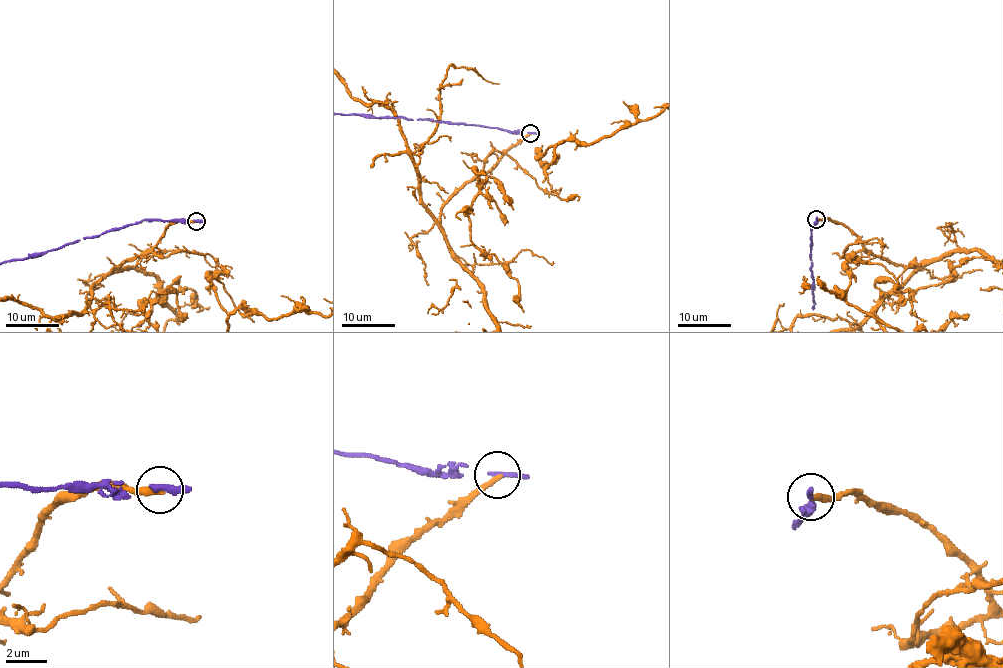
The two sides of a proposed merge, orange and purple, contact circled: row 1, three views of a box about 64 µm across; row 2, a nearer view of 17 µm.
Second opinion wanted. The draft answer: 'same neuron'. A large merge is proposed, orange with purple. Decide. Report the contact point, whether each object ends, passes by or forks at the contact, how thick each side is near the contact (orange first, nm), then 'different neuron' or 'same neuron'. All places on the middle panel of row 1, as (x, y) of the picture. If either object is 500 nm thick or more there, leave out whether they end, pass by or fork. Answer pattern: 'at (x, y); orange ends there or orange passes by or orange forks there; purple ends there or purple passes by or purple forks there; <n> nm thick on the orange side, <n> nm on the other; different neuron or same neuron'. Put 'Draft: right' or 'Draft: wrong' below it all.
at (530, 133); orange ends there; purple ends there; 280 nm thick on the orange side, 300 nm on the other; different neuron
Draft: wrong

